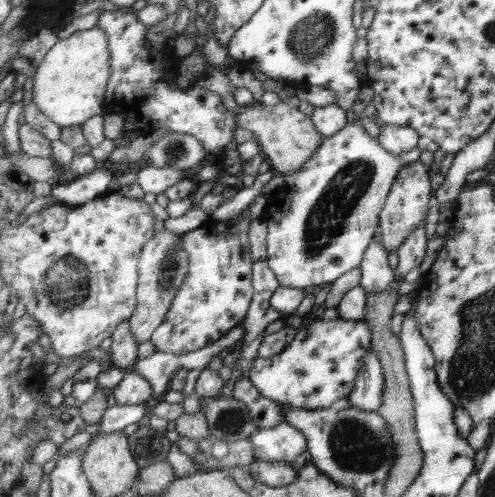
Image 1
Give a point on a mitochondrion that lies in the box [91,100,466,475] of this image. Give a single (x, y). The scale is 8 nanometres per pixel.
(326, 223)

